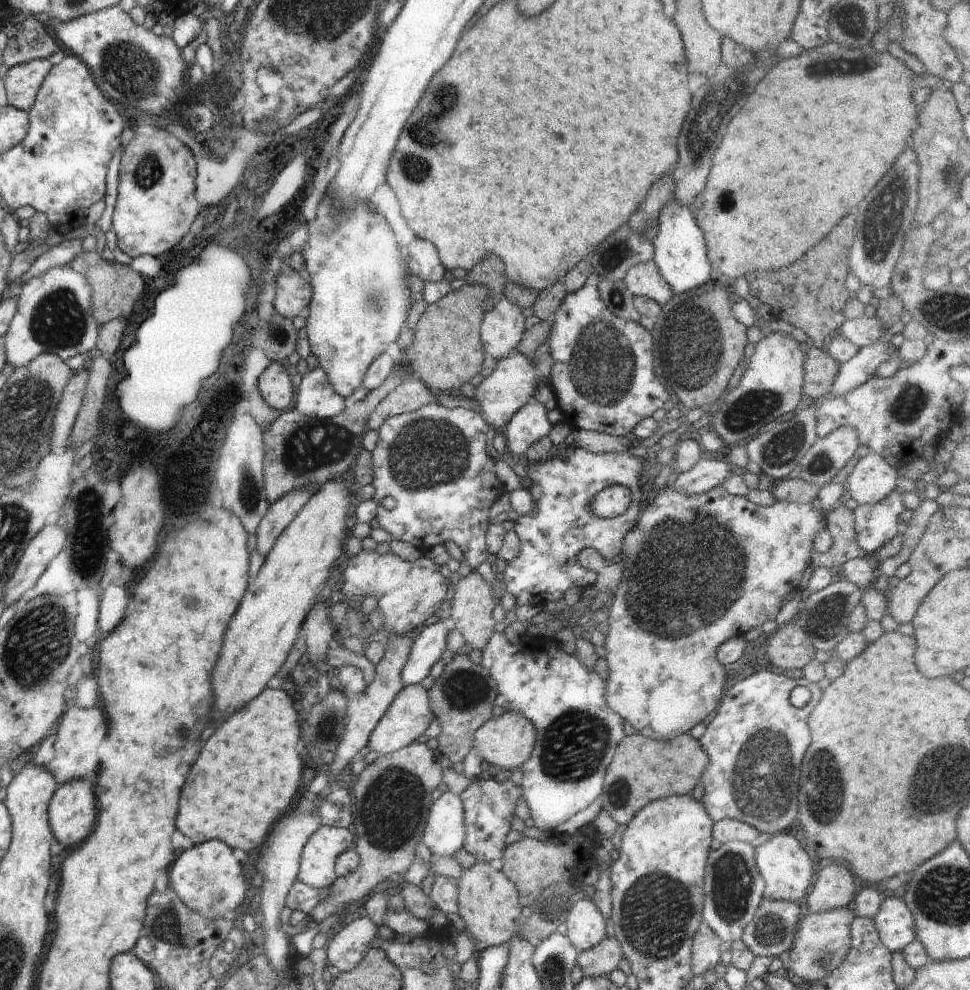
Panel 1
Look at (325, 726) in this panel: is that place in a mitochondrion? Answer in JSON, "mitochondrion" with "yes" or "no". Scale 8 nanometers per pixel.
{"mitochondrion":"yes"}

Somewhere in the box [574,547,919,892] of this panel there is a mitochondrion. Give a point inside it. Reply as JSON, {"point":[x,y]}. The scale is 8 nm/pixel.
{"point":[758,766]}

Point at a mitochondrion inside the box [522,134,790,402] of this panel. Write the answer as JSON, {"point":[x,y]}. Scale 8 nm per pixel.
{"point":[694,344]}

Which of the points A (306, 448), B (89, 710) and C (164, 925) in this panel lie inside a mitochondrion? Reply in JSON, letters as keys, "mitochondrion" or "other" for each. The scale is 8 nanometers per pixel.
{"A":"mitochondrion","B":"other","C":"mitochondrion"}

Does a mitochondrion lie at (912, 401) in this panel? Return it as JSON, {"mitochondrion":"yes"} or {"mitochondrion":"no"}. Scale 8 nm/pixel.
{"mitochondrion":"yes"}

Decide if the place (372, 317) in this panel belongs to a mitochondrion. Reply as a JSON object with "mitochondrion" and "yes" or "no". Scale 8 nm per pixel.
{"mitochondrion":"yes"}

